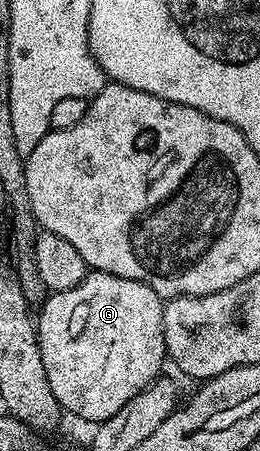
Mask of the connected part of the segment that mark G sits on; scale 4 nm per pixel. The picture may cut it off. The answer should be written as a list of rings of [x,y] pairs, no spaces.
[[[92,271],[78,287],[51,294],[47,303],[39,306],[36,338],[40,341],[42,367],[46,367],[50,391],[54,391],[61,410],[84,421],[99,423],[110,419],[114,411],[122,411],[138,391],[161,376],[164,361],[166,365],[164,301],[148,285],[134,279]]]

